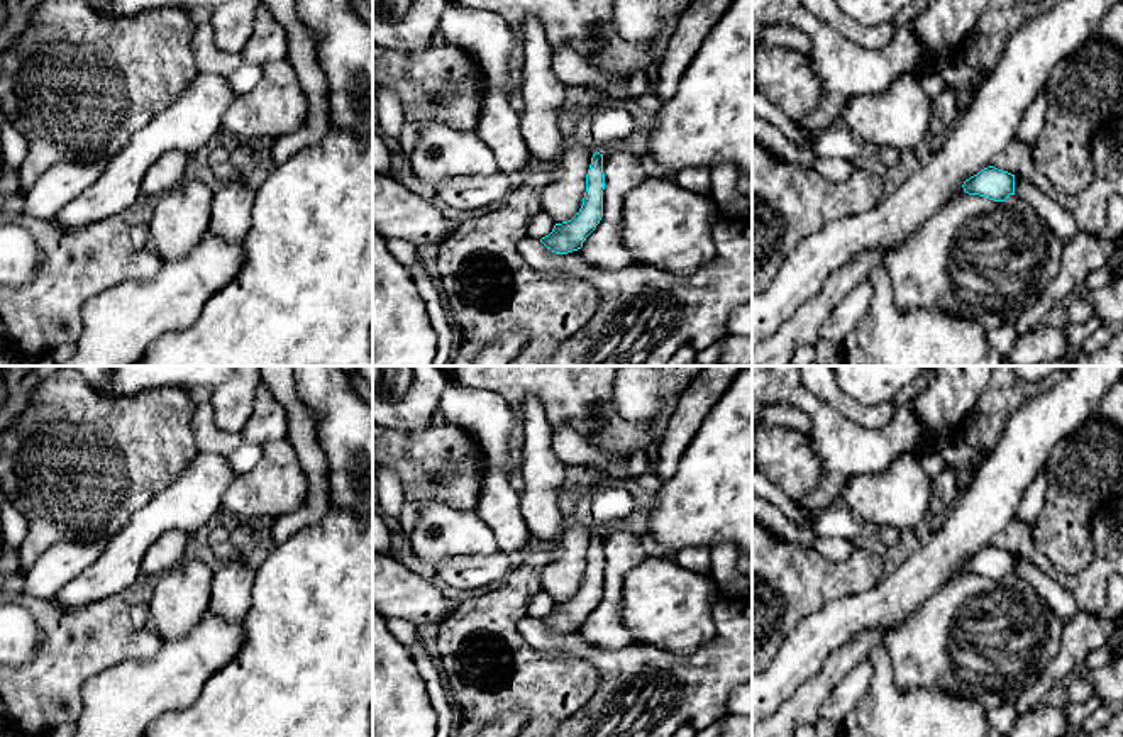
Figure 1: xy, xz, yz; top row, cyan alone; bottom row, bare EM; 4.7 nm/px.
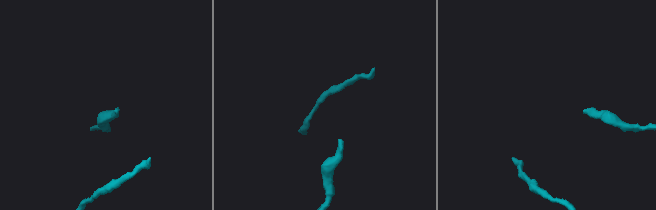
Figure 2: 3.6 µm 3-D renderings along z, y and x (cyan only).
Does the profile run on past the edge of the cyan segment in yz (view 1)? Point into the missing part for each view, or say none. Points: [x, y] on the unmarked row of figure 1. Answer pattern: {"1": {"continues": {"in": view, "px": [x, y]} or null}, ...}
{"1": {"continues": null}}

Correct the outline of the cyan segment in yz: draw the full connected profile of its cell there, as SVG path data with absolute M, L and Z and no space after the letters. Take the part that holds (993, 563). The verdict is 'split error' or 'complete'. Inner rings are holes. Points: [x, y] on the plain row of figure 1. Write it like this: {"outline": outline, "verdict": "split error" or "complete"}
{"outline": "M987 546L965 559L962 568L969 574L1004 581L1010 574L1015 574L1015 554Z", "verdict": "complete"}

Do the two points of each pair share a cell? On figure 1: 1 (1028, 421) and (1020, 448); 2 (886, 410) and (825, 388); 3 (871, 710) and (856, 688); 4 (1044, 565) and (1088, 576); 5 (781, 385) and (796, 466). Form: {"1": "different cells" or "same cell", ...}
{"1": "same cell", "2": "same cell", "3": "different cells", "4": "same cell", "5": "different cells"}

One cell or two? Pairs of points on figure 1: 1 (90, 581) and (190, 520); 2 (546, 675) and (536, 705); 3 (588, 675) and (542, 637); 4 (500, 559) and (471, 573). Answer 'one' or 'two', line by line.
1: one
2: one
3: two
4: one

